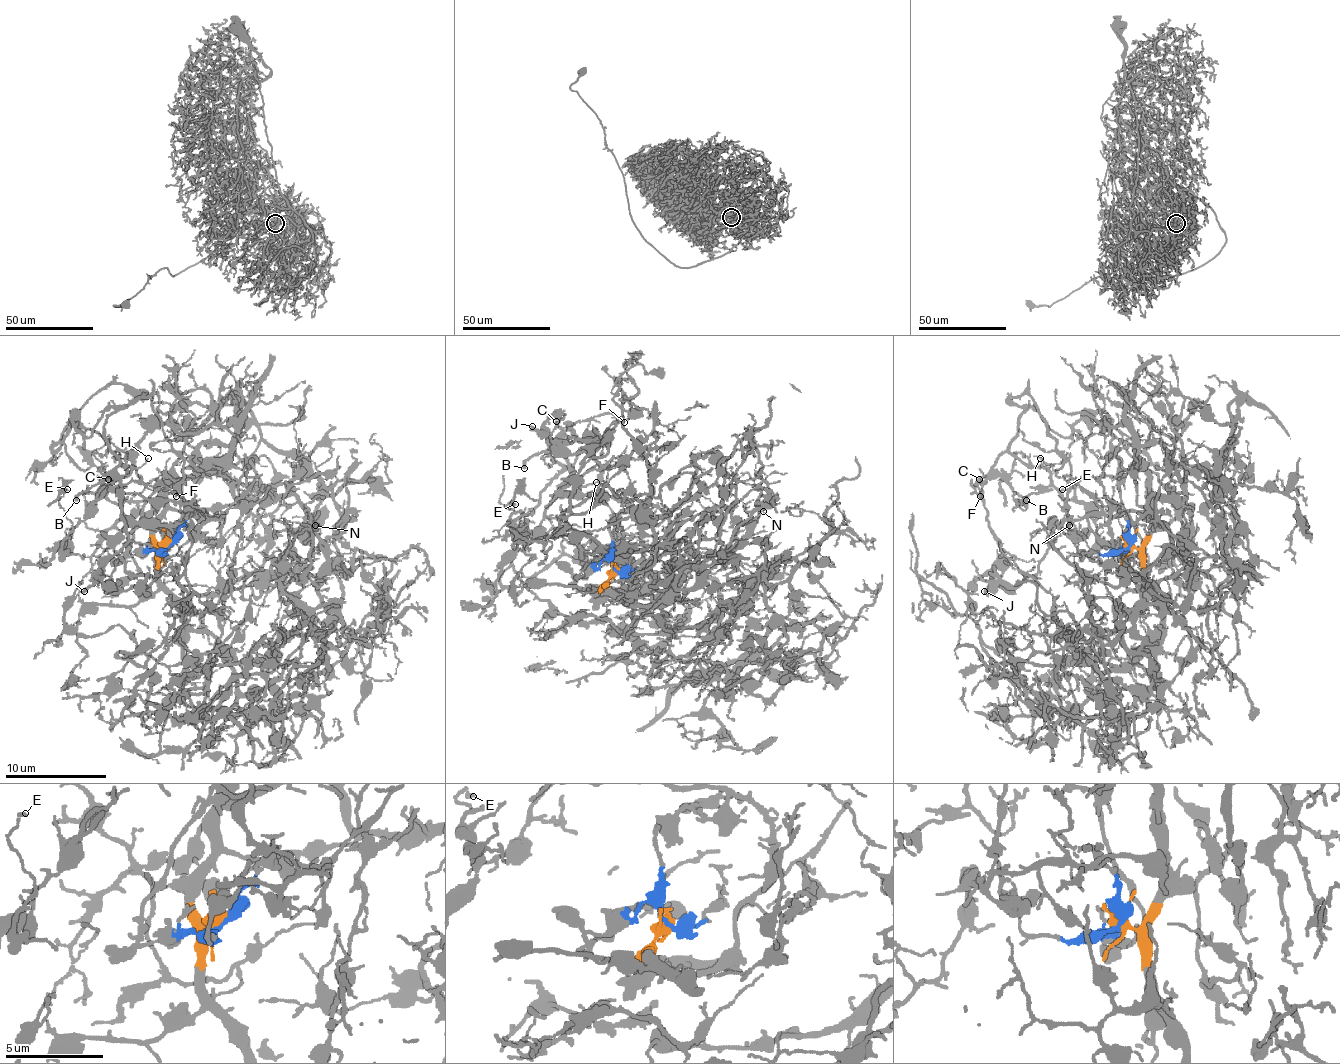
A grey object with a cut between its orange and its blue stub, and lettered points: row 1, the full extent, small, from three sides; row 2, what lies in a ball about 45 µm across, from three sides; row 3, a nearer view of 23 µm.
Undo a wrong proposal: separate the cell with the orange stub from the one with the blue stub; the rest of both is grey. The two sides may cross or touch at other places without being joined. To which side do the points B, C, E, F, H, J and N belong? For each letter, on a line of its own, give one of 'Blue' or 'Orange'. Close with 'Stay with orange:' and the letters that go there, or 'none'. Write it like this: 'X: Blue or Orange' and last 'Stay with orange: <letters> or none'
B: Blue
C: Blue
E: Blue
F: Blue
H: Blue
J: Blue
N: Orange
Stay with orange: N

